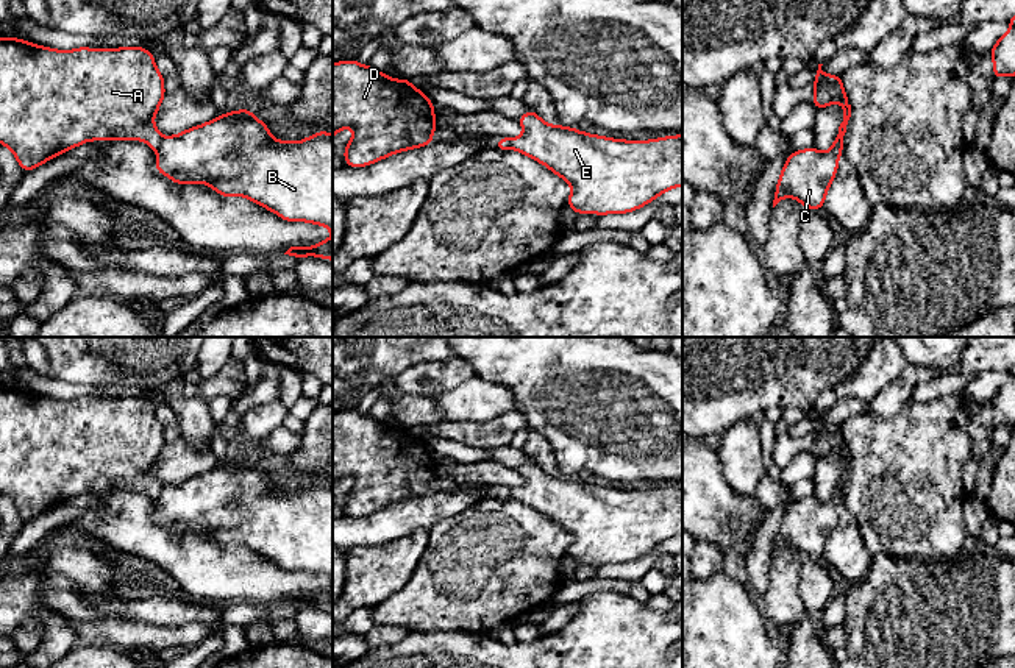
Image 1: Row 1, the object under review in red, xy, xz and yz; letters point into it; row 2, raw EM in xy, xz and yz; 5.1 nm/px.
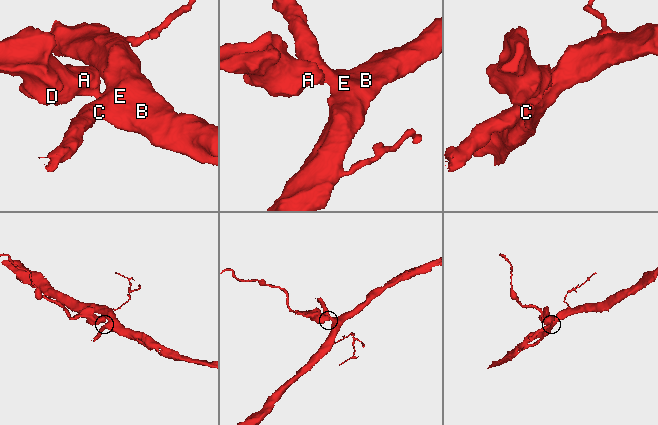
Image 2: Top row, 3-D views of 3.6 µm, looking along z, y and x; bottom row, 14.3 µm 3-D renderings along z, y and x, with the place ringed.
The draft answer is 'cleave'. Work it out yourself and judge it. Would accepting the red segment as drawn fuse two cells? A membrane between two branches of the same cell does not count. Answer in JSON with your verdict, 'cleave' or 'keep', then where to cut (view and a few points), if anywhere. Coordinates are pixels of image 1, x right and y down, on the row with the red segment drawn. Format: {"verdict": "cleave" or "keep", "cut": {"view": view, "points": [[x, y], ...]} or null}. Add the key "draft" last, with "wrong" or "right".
{"verdict": "cleave", "cut": {"view": "xy", "points": [[163, 138], [156, 150]]}, "draft": "right"}

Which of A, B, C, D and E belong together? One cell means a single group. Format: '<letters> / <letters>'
A D / B C E

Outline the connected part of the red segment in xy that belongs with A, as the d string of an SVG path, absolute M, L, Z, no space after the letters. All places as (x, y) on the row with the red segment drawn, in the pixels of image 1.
M12 36L0 39L0 144L14 153L25 172L87 140L145 140L151 150L158 150L162 136L153 125L153 119L164 97L164 76L147 48L80 47L62 52Z

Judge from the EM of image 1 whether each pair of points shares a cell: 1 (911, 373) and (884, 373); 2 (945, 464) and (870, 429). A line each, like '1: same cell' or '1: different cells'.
1: different cells
2: same cell

